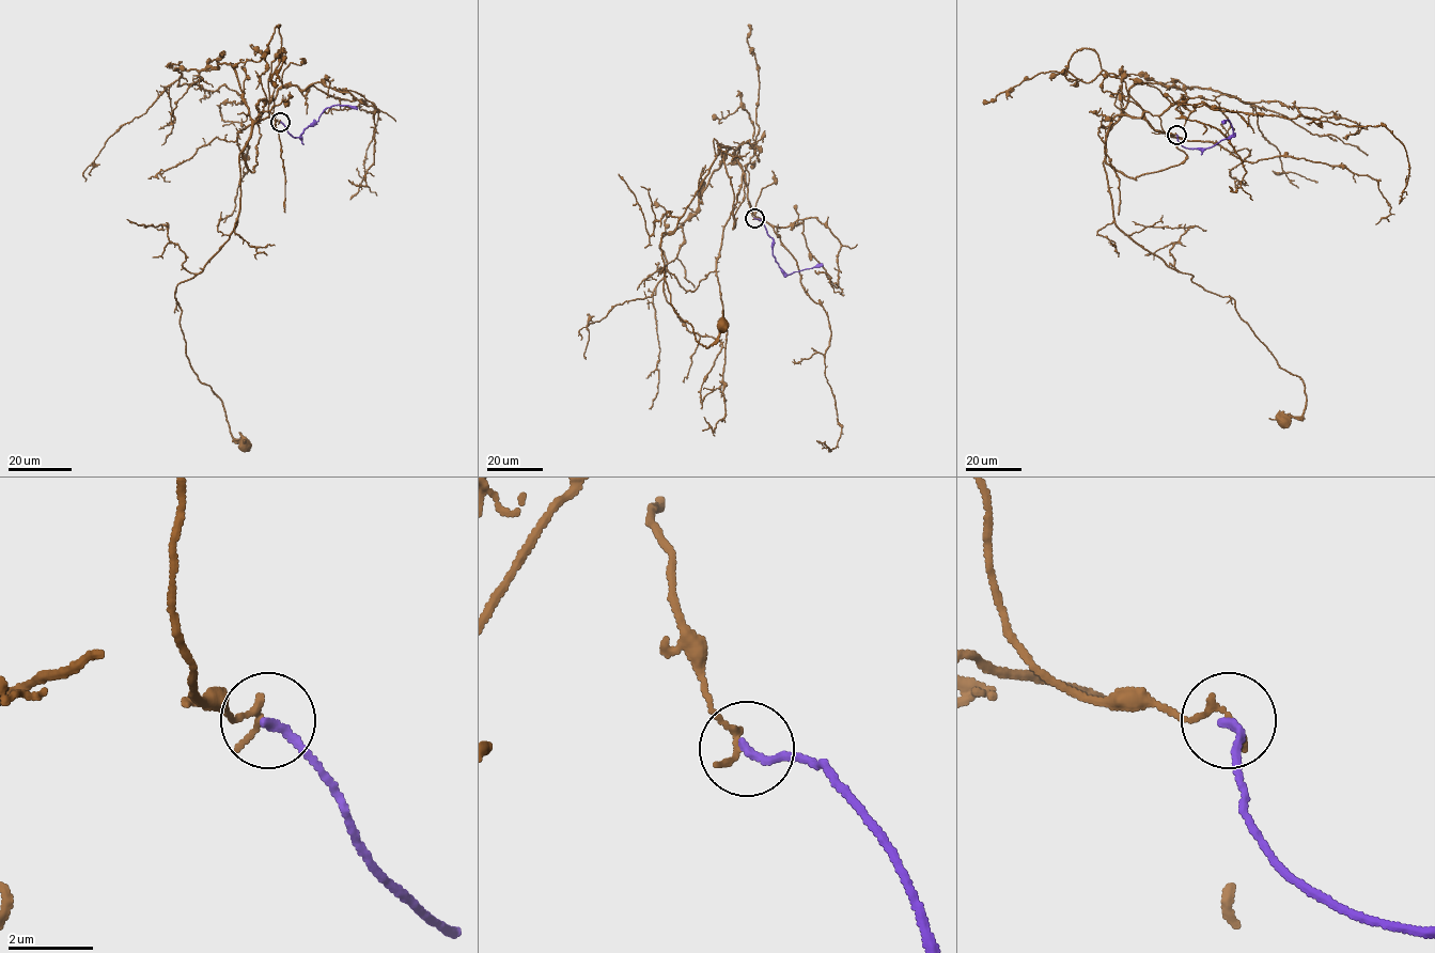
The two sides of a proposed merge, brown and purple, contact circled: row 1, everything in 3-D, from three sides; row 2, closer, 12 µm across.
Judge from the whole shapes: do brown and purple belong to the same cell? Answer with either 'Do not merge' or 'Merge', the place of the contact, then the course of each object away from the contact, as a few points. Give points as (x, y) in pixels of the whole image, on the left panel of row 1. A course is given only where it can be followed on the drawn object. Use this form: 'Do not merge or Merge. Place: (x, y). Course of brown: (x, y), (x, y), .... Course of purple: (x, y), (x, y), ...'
Do not merge. Place: (280, 122). Course of brown: (280, 122), (273, 96), (261, 99), (239, 154), (238, 222), (174, 297), (190, 365), (245, 446). Course of purple: (280, 122), (294, 137), (300, 137), (327, 108), (346, 105), (357, 109)

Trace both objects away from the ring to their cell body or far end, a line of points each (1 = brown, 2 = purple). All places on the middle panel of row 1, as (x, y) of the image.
1: (754, 218), (734, 150), (718, 144), (676, 230), (661, 234), (674, 311), (703, 345), (714, 342), (722, 325)
2: (754, 218), (763, 222), (773, 238), (773, 254), (786, 275), (823, 263)

